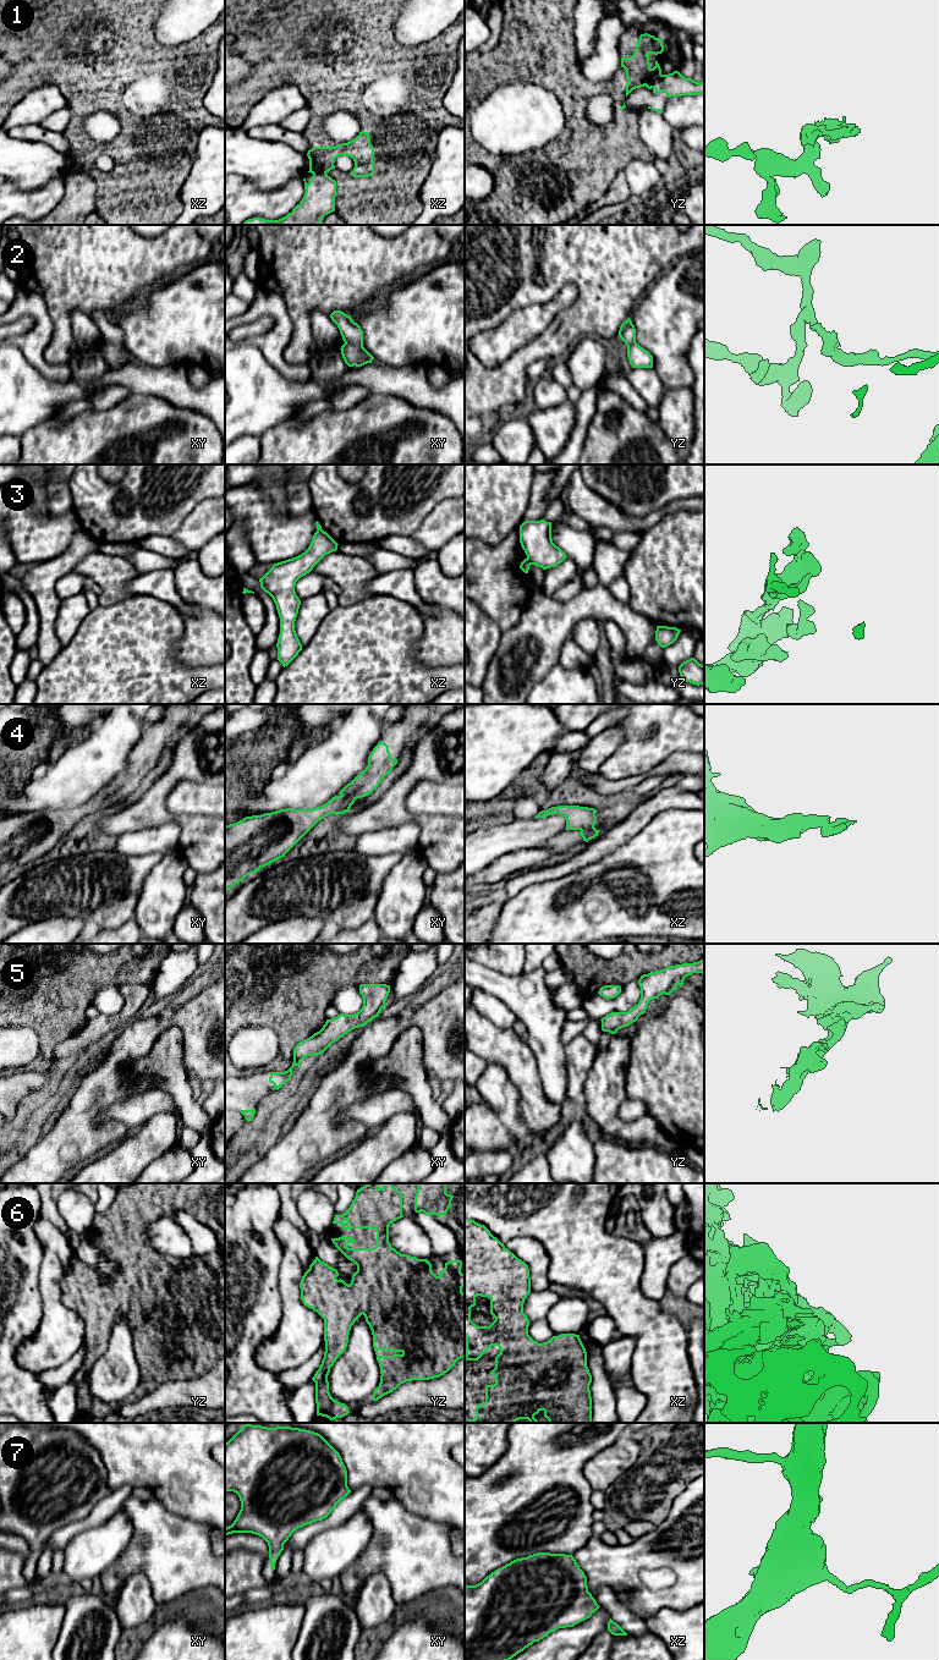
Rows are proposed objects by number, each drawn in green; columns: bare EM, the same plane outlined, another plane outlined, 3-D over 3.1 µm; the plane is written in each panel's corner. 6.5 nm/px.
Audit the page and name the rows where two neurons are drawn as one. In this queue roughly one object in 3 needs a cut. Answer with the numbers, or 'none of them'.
1, 2, 3

